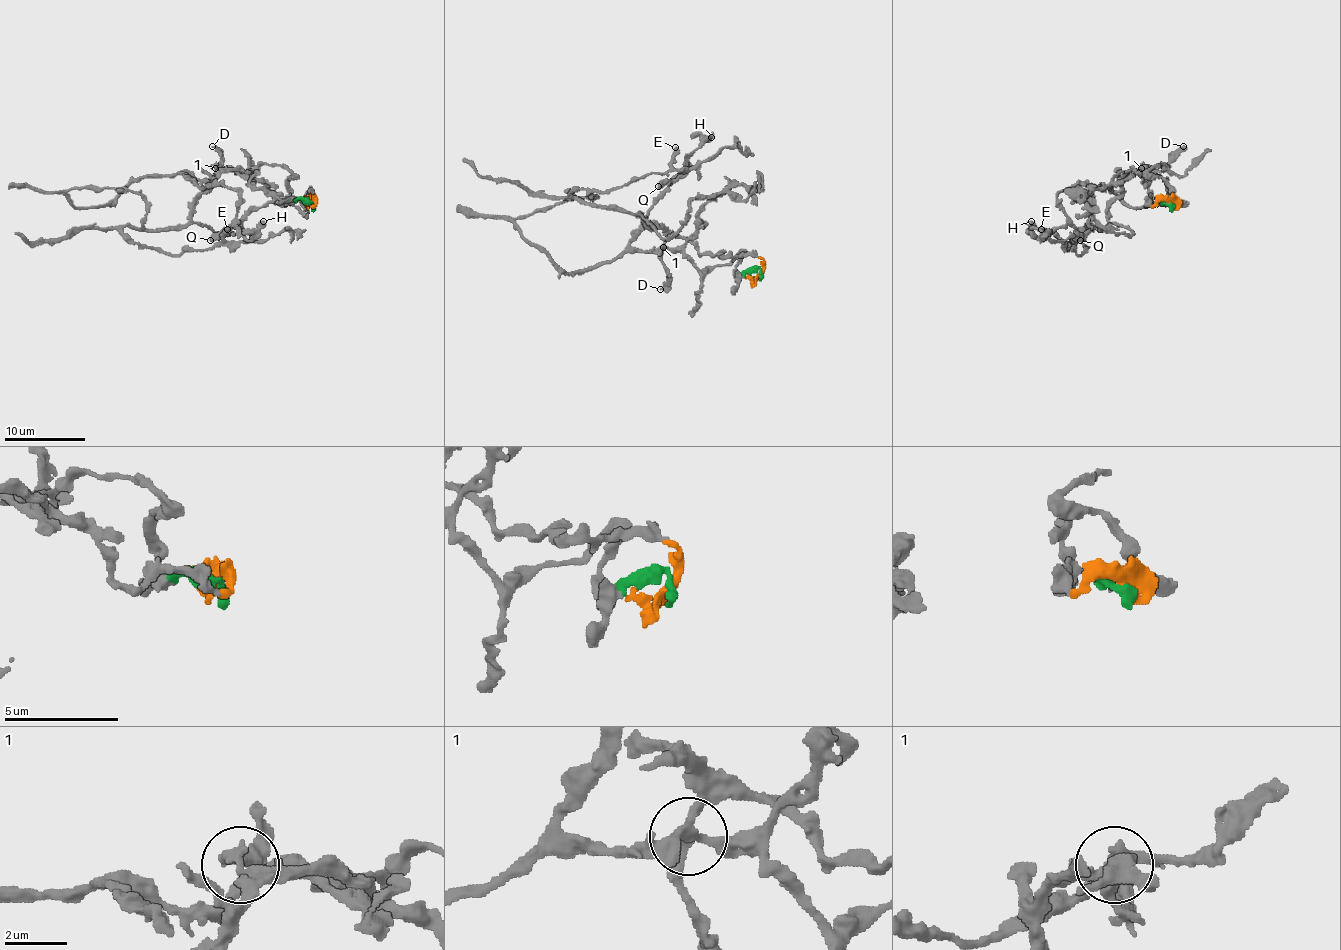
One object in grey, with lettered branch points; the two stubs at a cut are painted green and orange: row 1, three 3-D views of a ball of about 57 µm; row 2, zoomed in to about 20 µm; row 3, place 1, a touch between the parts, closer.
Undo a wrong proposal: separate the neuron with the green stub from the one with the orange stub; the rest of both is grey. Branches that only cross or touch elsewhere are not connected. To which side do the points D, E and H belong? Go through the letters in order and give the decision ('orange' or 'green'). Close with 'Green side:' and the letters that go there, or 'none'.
D: orange
E: orange
H: green
Green side: H

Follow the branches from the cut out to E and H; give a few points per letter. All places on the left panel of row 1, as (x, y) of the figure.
E: (313, 204), (276, 204), (260, 182), (226, 170), (185, 224), (122, 228), (173, 255), (217, 247), (228, 228)
H: (313, 204), (292, 196), (280, 166), (183, 174), (238, 192), (248, 241), (264, 220)

